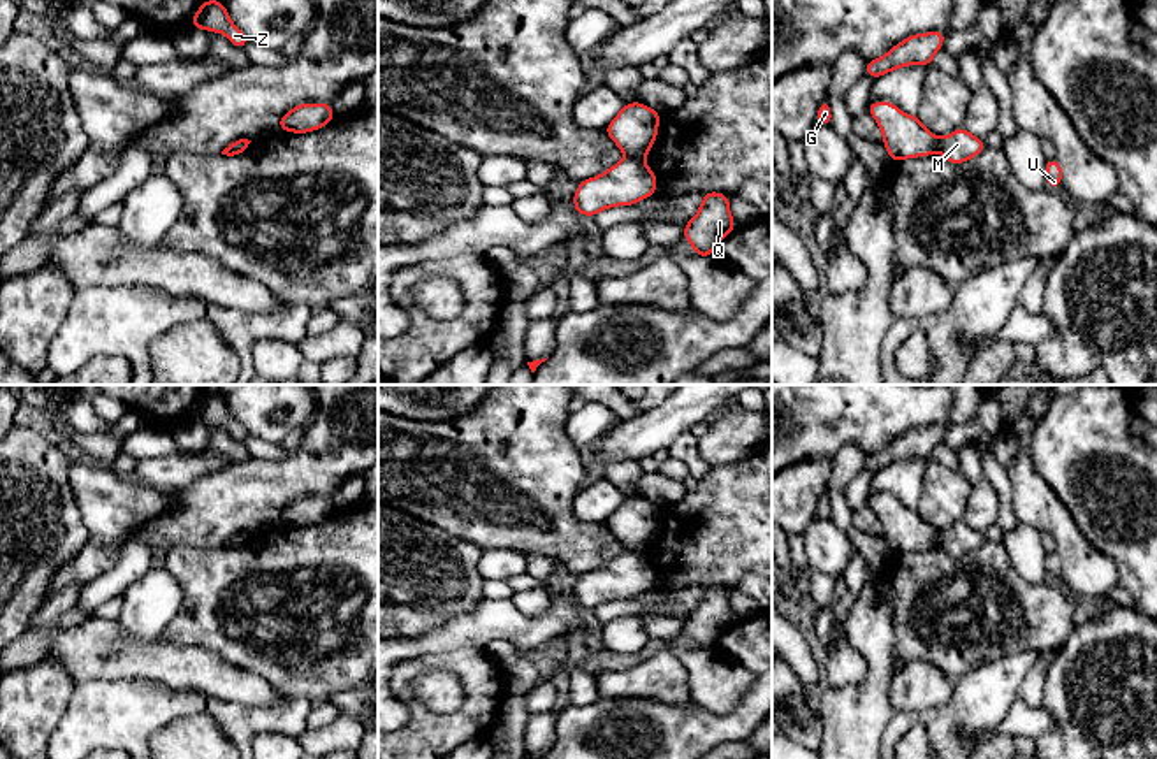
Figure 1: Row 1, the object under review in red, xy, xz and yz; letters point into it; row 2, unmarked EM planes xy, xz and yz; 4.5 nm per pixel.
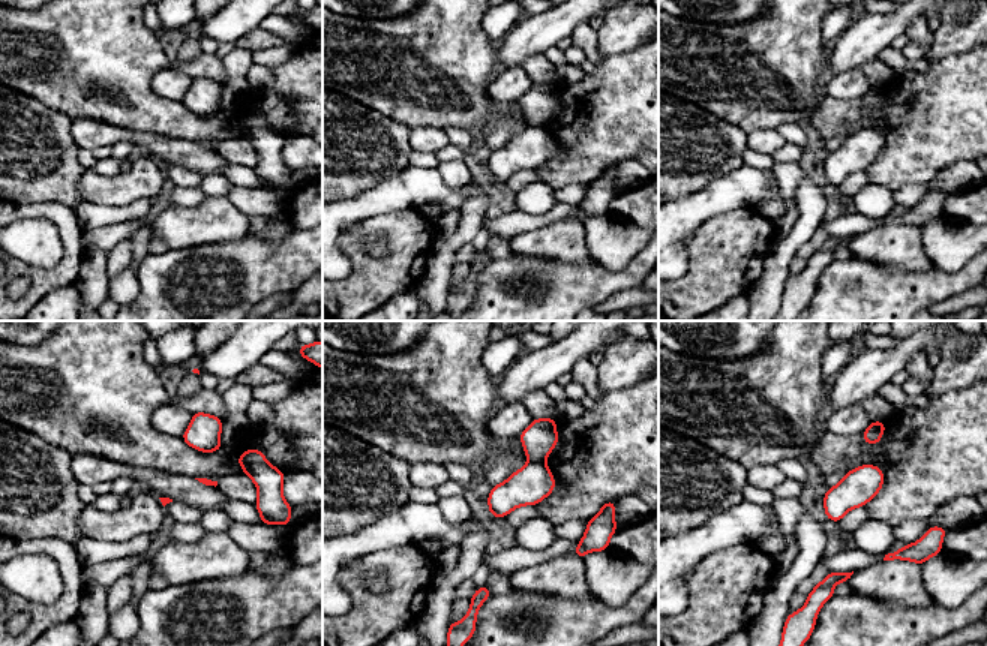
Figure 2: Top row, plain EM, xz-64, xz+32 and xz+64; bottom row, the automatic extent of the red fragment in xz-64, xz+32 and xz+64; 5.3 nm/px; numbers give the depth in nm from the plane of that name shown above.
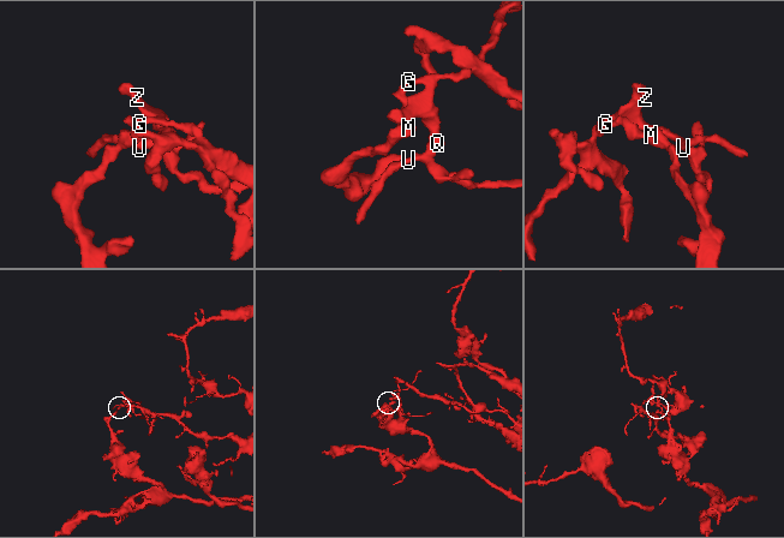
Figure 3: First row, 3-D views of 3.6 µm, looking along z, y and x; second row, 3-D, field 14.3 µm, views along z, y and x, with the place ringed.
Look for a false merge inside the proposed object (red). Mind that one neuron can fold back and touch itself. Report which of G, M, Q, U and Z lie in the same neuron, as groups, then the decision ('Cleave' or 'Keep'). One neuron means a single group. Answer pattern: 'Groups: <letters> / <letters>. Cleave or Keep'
Groups: G Q U Z / M. Cleave

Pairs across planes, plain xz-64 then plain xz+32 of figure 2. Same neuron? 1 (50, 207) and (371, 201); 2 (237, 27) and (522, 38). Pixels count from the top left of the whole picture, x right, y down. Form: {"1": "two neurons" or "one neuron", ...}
{"1": "two neurons", "2": "one neuron"}

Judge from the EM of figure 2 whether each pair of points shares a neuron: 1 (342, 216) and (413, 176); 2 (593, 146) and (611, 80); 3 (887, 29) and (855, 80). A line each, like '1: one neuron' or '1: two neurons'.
1: one neuron
2: one neuron
3: two neurons

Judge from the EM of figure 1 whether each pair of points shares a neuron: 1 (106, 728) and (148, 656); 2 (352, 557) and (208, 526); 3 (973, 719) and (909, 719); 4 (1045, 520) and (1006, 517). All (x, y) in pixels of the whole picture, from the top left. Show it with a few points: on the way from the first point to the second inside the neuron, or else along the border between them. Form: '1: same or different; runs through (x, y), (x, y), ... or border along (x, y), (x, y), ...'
1: different; border along (94, 677), (150, 679), (174, 691)
2: different; border along (276, 520), (252, 534)
3: same; runs through (957, 719), (925, 719)
4: different; border along (1008, 478), (1013, 513), (1018, 520)

